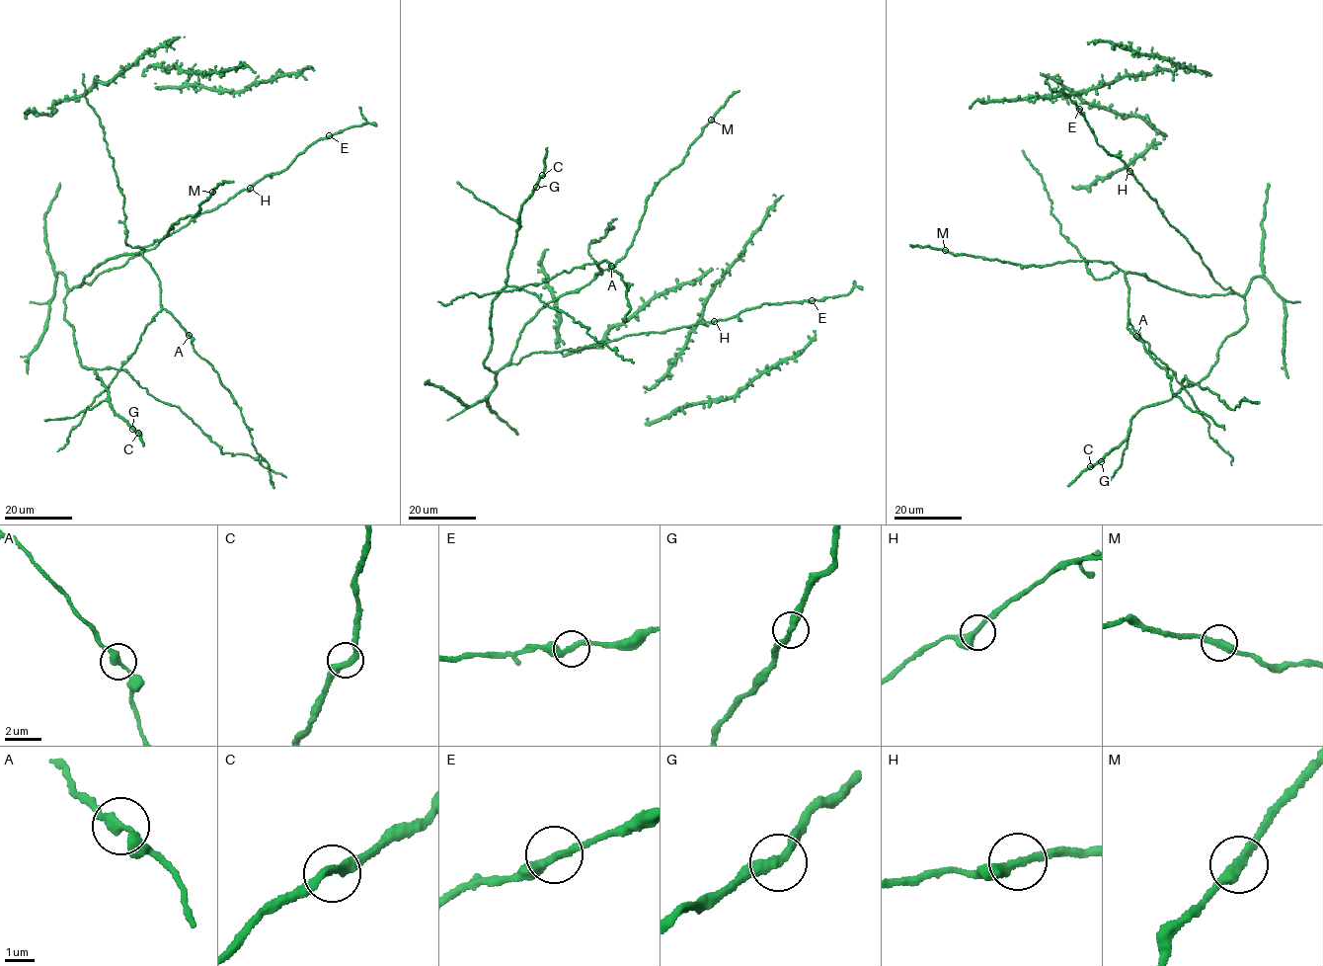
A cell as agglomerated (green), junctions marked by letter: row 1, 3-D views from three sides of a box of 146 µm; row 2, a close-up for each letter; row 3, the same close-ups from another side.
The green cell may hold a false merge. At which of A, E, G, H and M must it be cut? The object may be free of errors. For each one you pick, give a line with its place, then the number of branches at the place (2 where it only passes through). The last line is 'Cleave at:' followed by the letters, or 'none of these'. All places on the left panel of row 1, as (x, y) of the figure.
Cleave at: none of these

